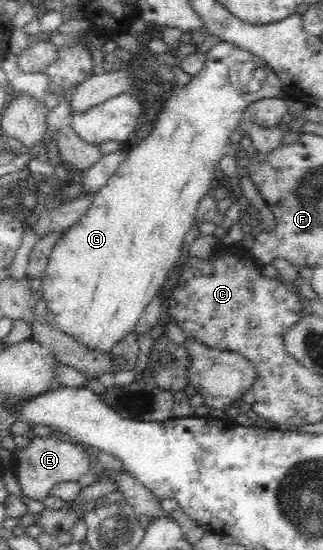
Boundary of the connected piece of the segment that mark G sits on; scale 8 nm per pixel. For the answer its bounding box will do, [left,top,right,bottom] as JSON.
[42,40,283,353]

